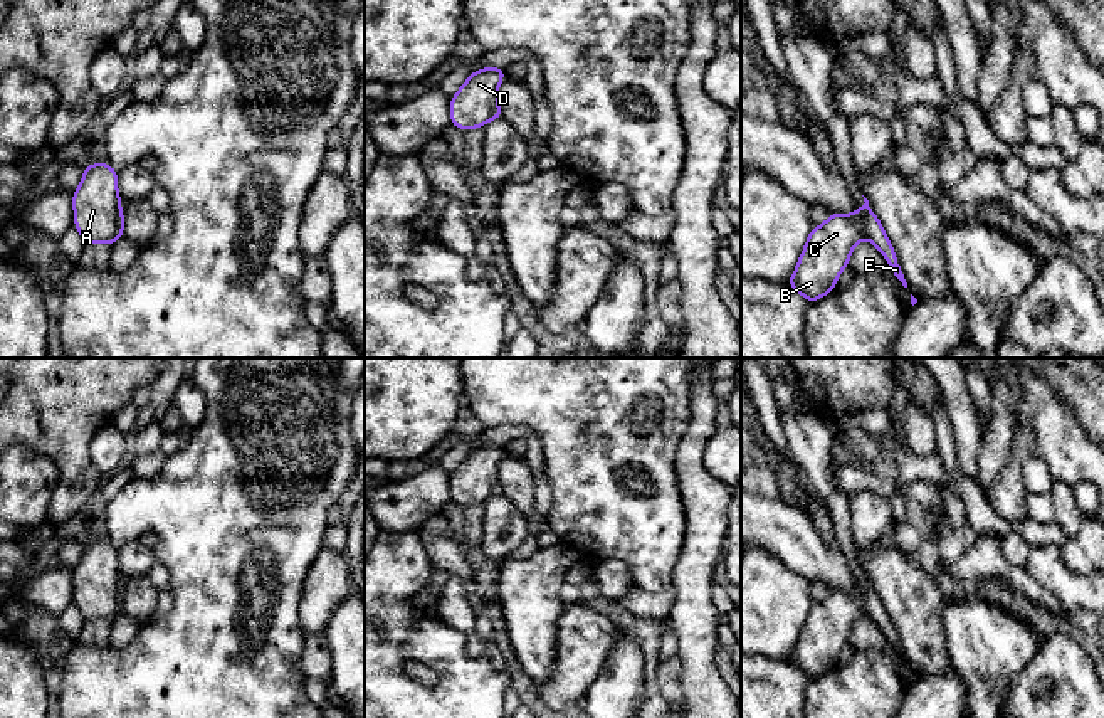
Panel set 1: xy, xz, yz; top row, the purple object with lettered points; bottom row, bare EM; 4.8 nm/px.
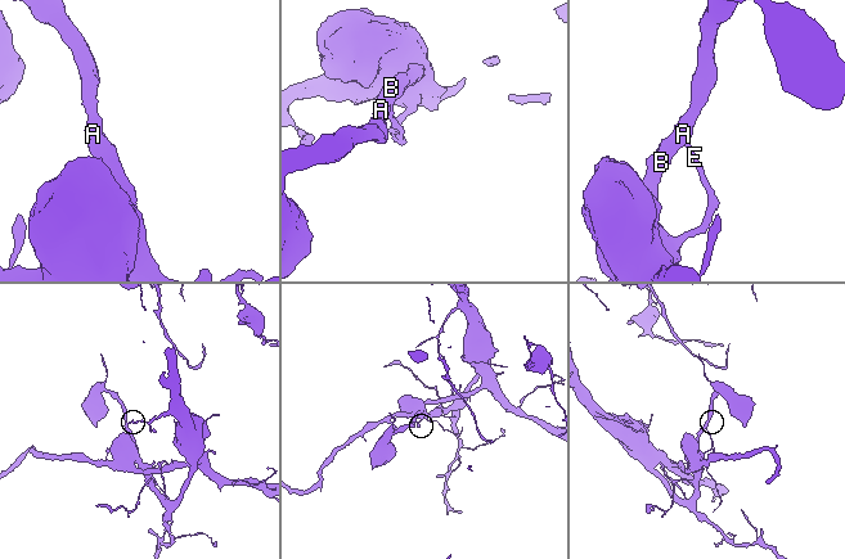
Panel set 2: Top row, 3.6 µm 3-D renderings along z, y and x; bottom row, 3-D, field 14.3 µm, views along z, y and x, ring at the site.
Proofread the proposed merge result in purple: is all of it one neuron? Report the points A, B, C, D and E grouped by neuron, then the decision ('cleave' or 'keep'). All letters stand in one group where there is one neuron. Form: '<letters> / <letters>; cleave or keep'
A B C D / E; cleave

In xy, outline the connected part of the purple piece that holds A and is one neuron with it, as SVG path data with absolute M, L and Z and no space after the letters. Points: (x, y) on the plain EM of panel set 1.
M109 540L84 543L82 557L72 568L74 604L84 620L111 620L119 615L121 575L118 546Z

